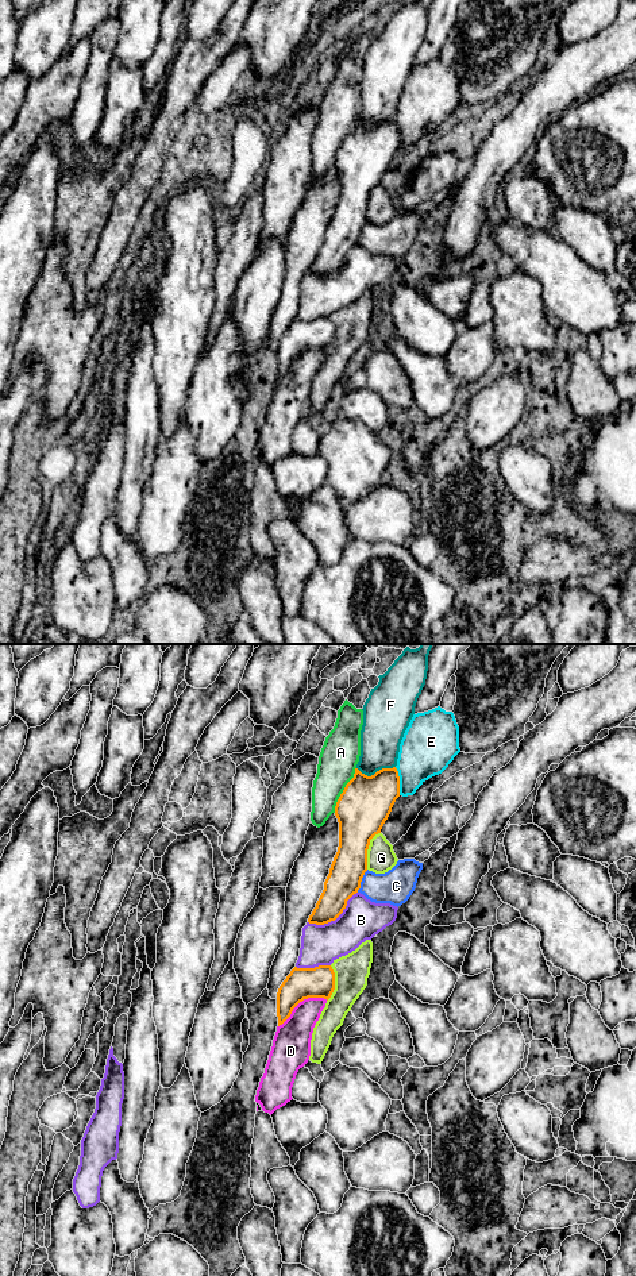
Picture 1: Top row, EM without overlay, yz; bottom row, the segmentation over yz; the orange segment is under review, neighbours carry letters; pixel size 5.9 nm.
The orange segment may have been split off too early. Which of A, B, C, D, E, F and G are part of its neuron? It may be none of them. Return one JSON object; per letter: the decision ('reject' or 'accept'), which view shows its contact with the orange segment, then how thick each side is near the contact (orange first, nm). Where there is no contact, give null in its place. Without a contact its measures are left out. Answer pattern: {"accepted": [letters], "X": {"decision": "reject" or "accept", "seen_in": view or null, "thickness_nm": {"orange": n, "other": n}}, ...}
{"accepted": [], "A": {"decision": "reject", "seen_in": "yz", "thickness_nm": {"orange": 320, "other": 220}}, "B": {"decision": "reject", "seen_in": "yz", "thickness_nm": {"orange": 200, "other": 240}}, "C": {"decision": "reject", "seen_in": "yz", "thickness_nm": {"orange": 200, "other": 200}}, "D": {"decision": "reject", "seen_in": "yz", "thickness_nm": {"orange": 190, "other": 220}}, "E": {"decision": "reject", "seen_in": "yz", "thickness_nm": {"orange": 300, "other": 320}}, "F": {"decision": "reject", "seen_in": "yz", "thickness_nm": {"orange": 320, "other": 260}}, "G": {"decision": "reject", "seen_in": "yz", "thickness_nm": {"orange": 320, "other": 170}}}

